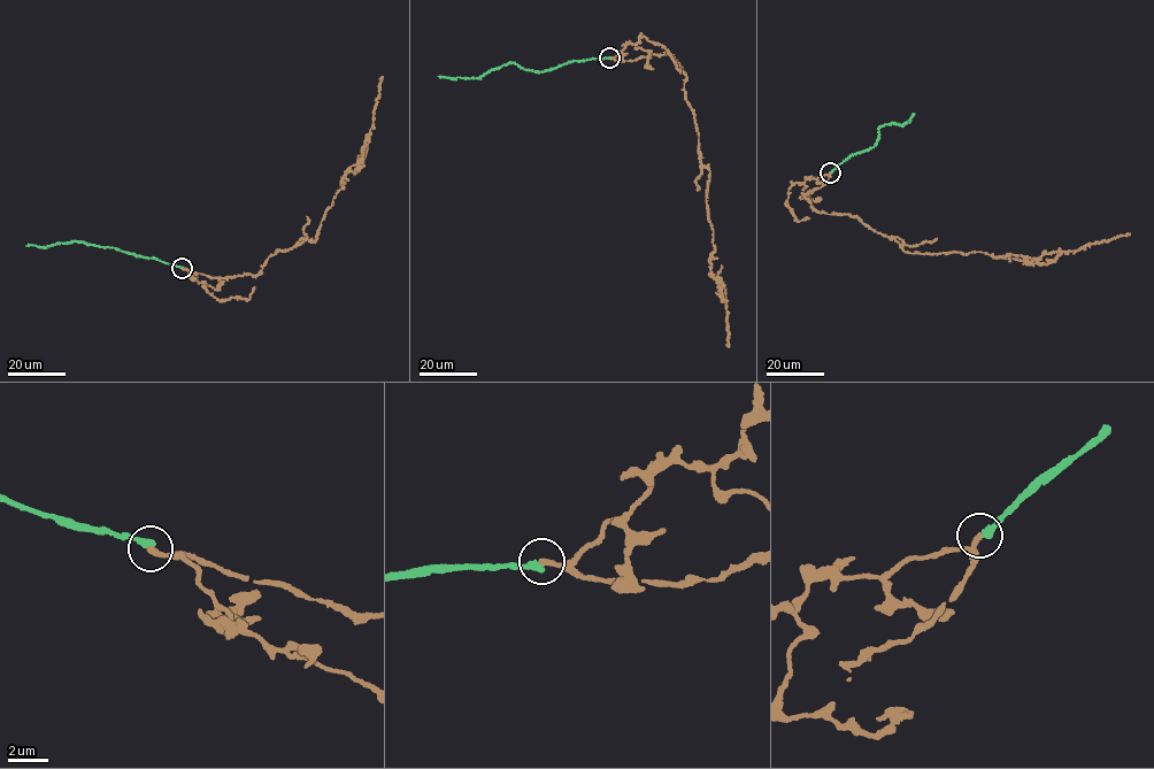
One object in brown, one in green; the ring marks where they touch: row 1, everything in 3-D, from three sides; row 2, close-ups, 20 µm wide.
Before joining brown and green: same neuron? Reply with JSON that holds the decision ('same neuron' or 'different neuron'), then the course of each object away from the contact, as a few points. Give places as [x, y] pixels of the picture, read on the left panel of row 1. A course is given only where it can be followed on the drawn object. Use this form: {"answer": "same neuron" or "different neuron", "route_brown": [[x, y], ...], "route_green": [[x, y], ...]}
{"answer": "same neuron", "route_brown": [[182, 268], [218, 278], [254, 275], [279, 250], [301, 237], [315, 243], [343, 178], [361, 160], [383, 76]], "route_green": [[182, 268], [82, 241], [58, 243], [45, 248], [25, 246]]}

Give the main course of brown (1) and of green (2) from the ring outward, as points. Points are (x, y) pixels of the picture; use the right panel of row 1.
1: (830, 172), (823, 185), (804, 195), (813, 208), (860, 218), (901, 239), (904, 252), (1036, 260), (1130, 233)
2: (830, 172), (852, 154), (875, 146), (881, 127), (893, 122), (904, 125), (914, 114)

